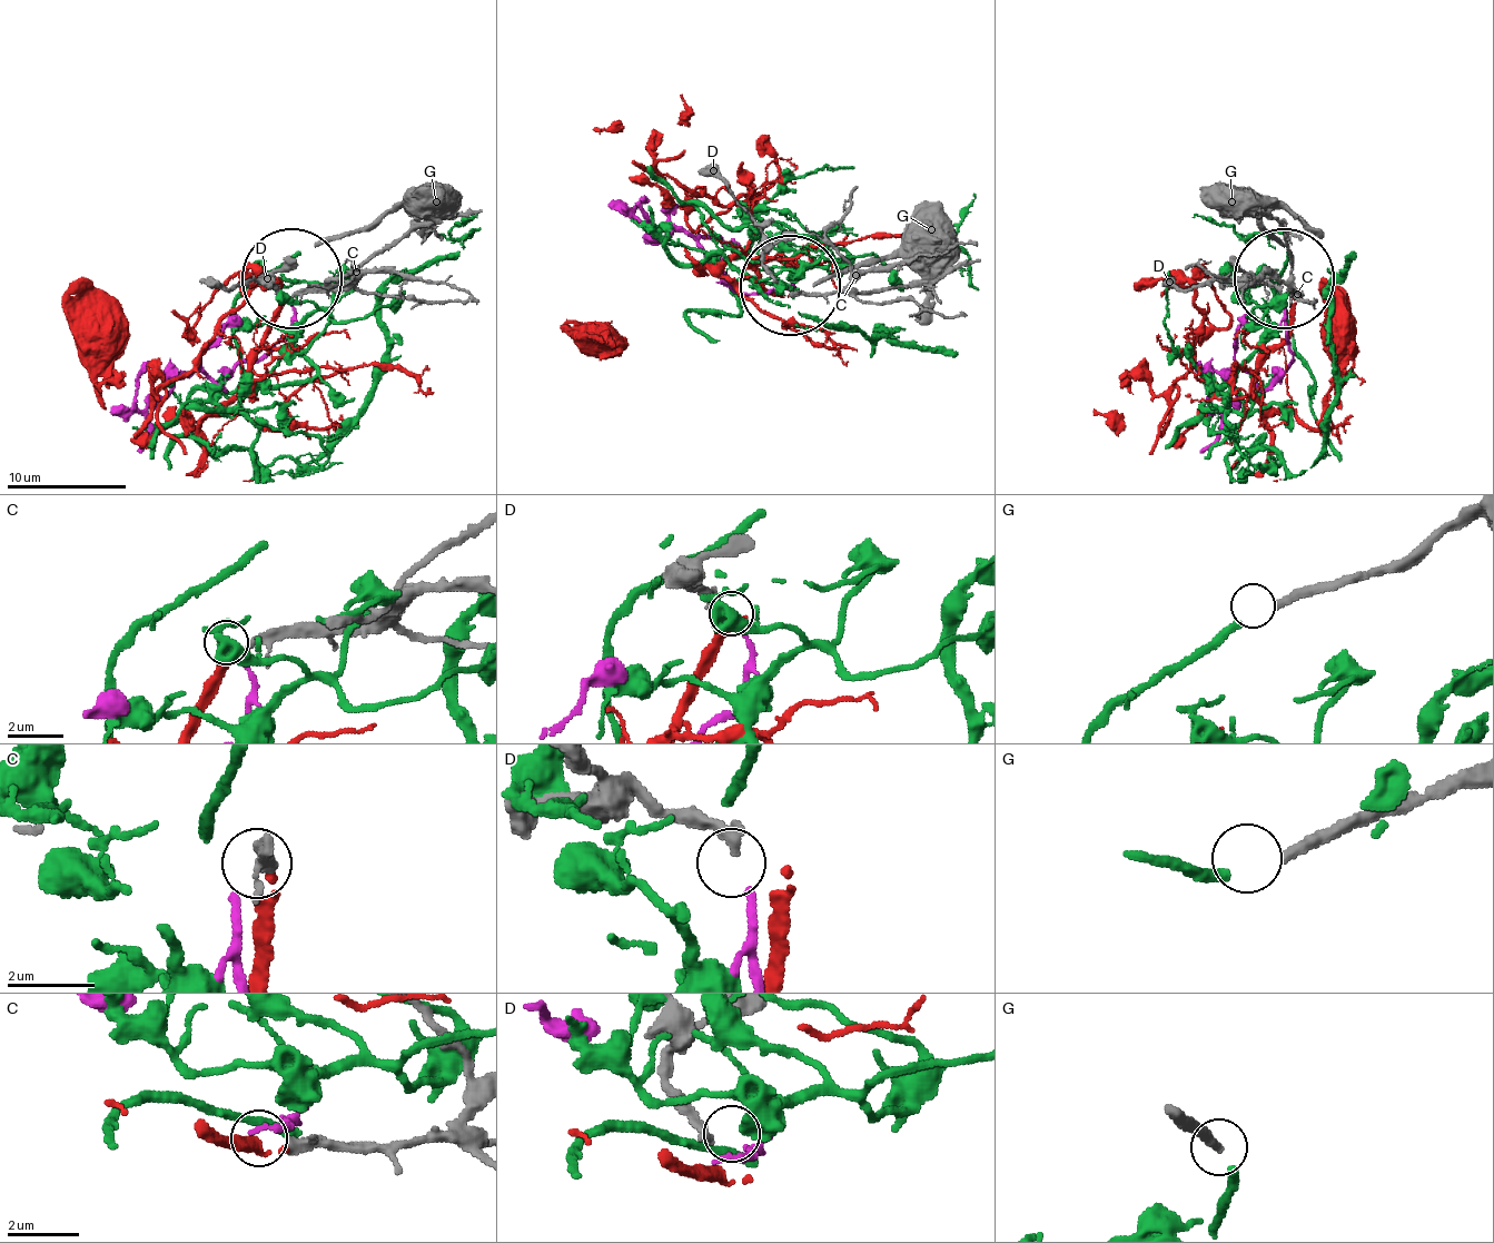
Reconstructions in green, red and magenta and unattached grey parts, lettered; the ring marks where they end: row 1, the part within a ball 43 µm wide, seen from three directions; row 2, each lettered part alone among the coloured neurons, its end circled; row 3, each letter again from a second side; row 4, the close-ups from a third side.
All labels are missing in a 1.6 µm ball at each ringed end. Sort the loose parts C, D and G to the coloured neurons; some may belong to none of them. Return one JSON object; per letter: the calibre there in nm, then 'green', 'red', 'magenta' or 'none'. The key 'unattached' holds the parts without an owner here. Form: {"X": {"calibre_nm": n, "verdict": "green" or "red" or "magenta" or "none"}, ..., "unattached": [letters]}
{"C": {"calibre_nm": 200, "verdict": "red"}, "D": {"calibre_nm": 280, "verdict": "magenta"}, "G": {"calibre_nm": 280, "verdict": "green"}, "unattached": []}

